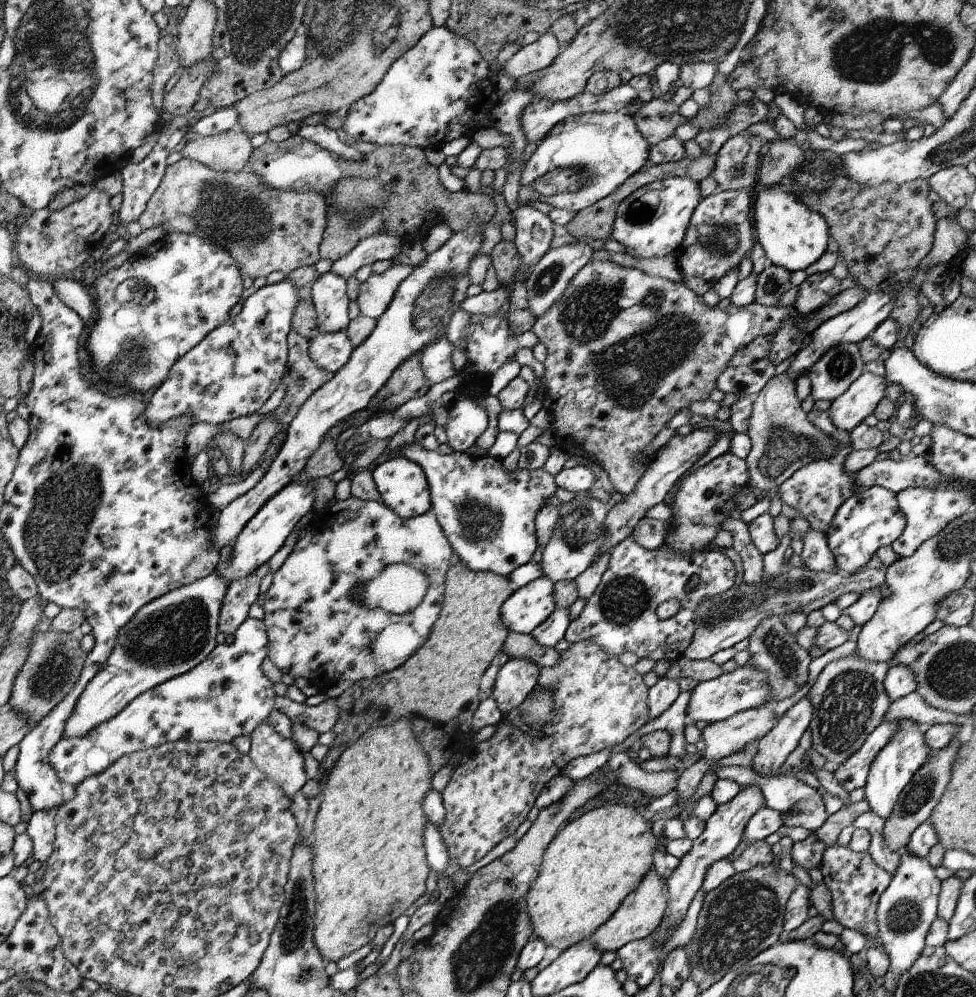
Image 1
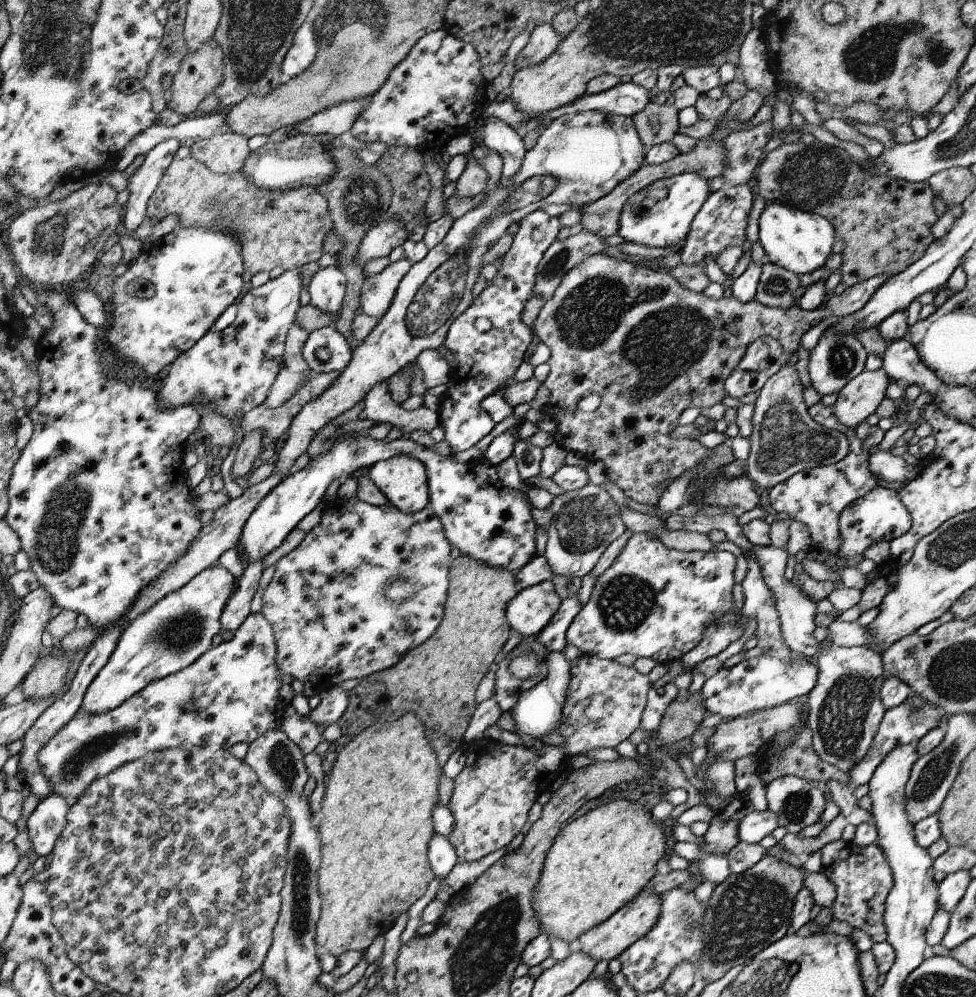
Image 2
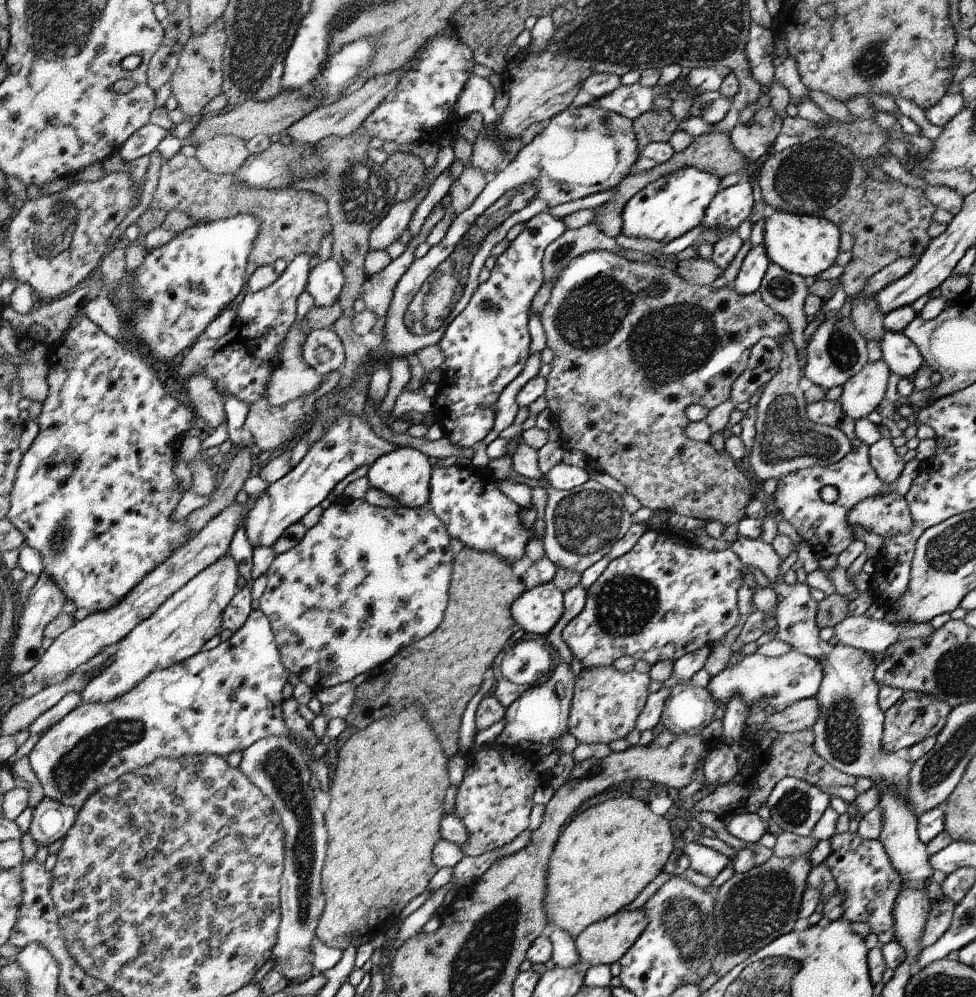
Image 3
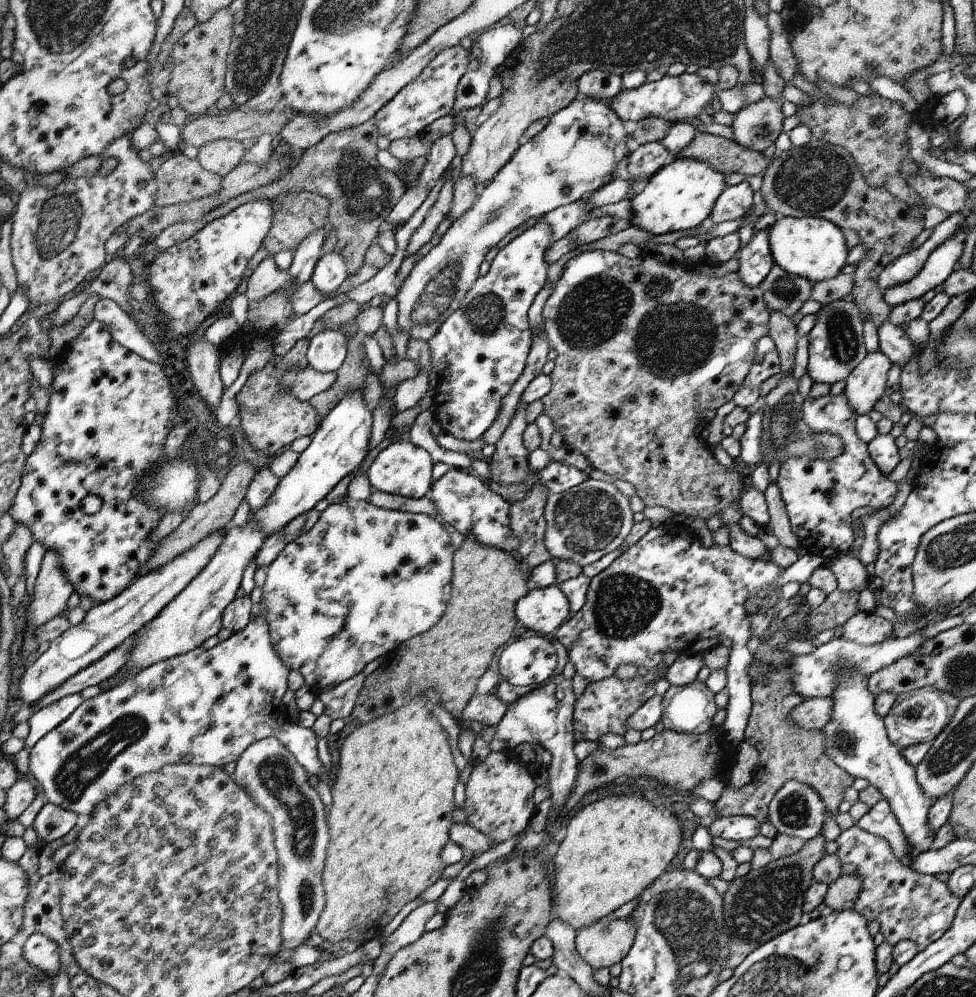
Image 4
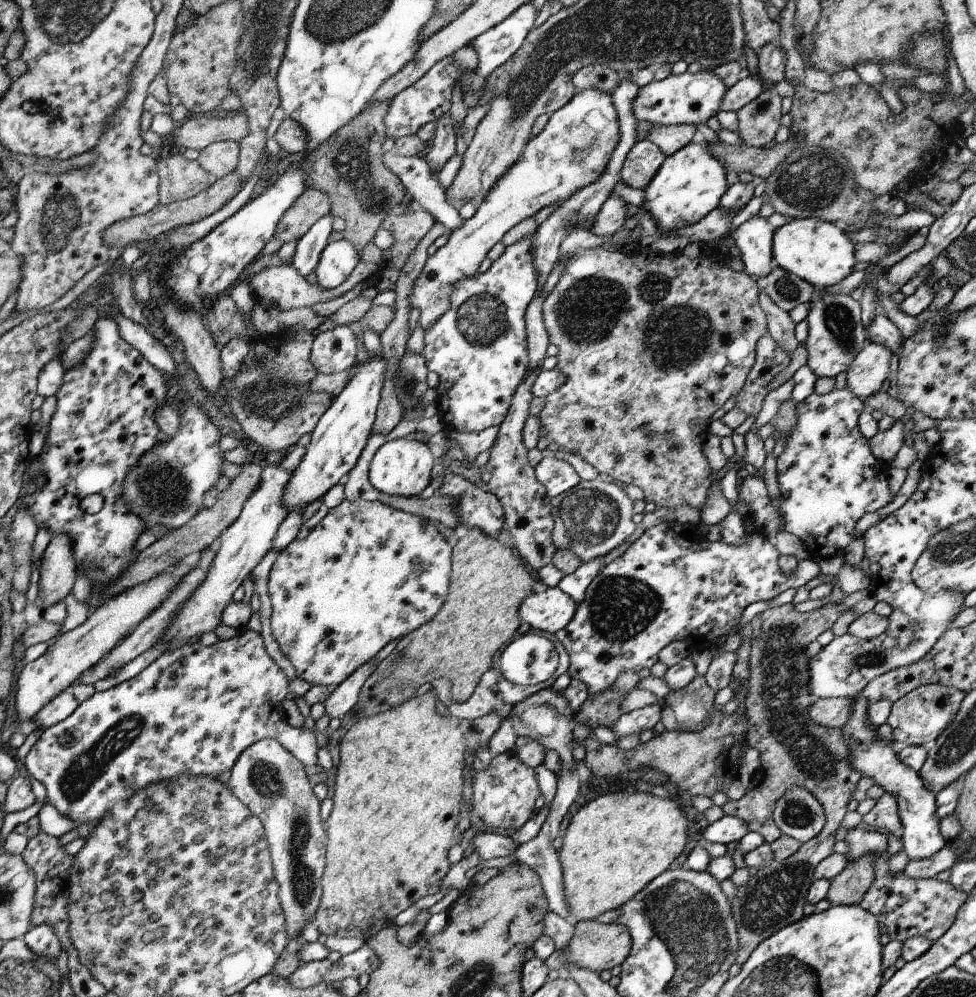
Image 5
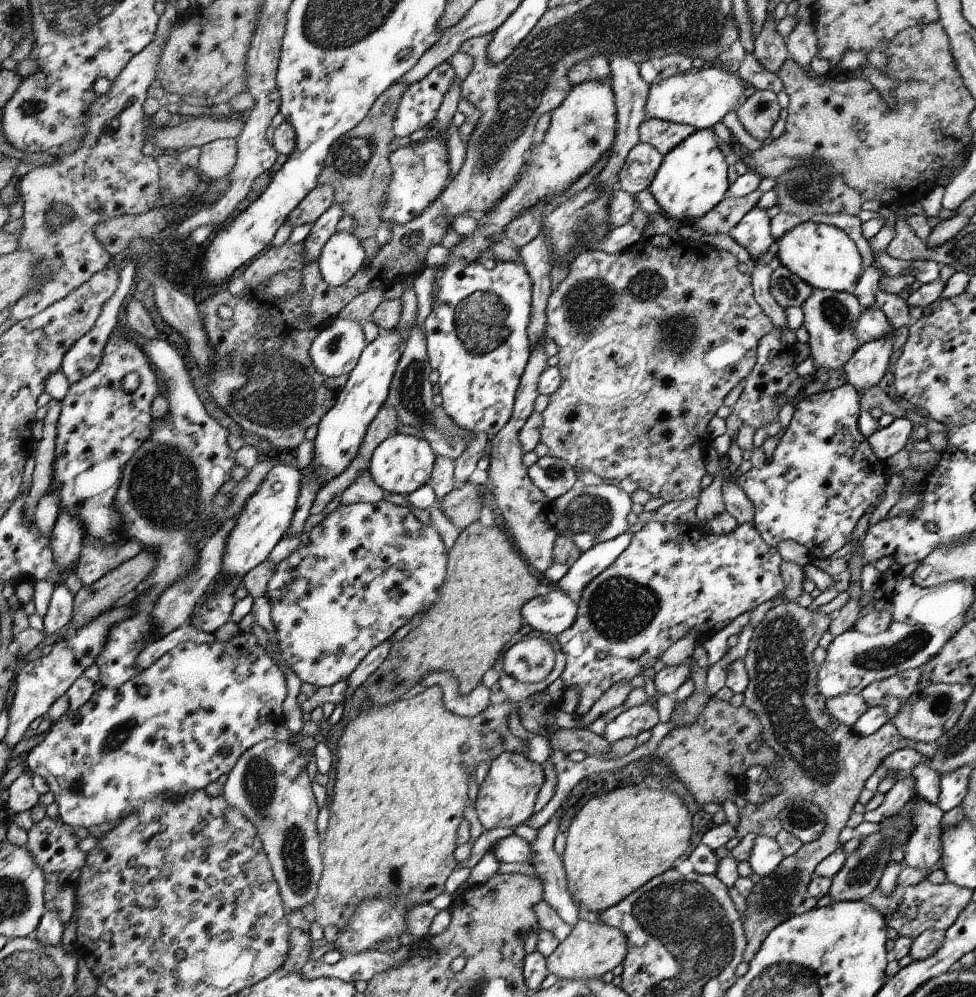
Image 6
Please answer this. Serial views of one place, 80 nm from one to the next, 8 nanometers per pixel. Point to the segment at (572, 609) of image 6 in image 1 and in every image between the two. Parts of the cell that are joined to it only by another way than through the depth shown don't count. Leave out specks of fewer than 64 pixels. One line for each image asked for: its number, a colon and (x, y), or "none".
1: (525, 610)
2: (533, 610)
3: (538, 610)
4: (544, 610)
5: (551, 610)

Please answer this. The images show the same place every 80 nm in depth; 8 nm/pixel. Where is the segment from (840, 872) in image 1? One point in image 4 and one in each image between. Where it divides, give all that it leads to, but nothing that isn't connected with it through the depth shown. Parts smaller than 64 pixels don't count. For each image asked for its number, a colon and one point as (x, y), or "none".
2: (861, 875)
3: (869, 883)
4: (908, 905)

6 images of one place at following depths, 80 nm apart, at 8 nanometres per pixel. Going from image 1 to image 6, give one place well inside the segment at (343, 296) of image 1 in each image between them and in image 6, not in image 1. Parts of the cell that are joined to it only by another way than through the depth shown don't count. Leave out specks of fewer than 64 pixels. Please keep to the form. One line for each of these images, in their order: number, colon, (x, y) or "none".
2: (326, 291)
3: (326, 281)
4: (332, 270)
5: (338, 260)
6: (343, 256)

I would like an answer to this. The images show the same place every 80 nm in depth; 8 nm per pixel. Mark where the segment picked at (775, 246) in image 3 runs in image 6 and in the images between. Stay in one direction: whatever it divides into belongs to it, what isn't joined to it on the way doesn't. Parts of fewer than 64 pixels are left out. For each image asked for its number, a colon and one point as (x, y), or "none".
4: (814, 248)
5: (818, 251)
6: (821, 254)

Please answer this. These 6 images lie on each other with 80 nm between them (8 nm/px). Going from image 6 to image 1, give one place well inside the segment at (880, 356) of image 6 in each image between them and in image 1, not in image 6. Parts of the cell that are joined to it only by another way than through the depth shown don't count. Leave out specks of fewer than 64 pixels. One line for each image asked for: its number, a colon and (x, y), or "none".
1: (860, 400)
2: (860, 398)
3: (864, 391)
4: (865, 386)
5: (867, 373)

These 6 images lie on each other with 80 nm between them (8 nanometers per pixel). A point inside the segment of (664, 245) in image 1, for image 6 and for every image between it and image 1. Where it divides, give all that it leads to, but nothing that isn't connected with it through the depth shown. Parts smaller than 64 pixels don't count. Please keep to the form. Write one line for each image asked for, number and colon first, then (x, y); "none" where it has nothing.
2: (660, 215)
3: (664, 210)
4: (679, 197)
5: (690, 183)
6: (692, 179)

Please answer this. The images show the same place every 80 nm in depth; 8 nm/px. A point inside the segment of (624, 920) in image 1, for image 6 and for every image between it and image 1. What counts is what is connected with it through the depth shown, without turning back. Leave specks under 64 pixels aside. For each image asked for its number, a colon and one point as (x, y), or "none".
2: (607, 941)
3: (605, 942)
4: (602, 944)
5: (597, 946)
6: (591, 949)

